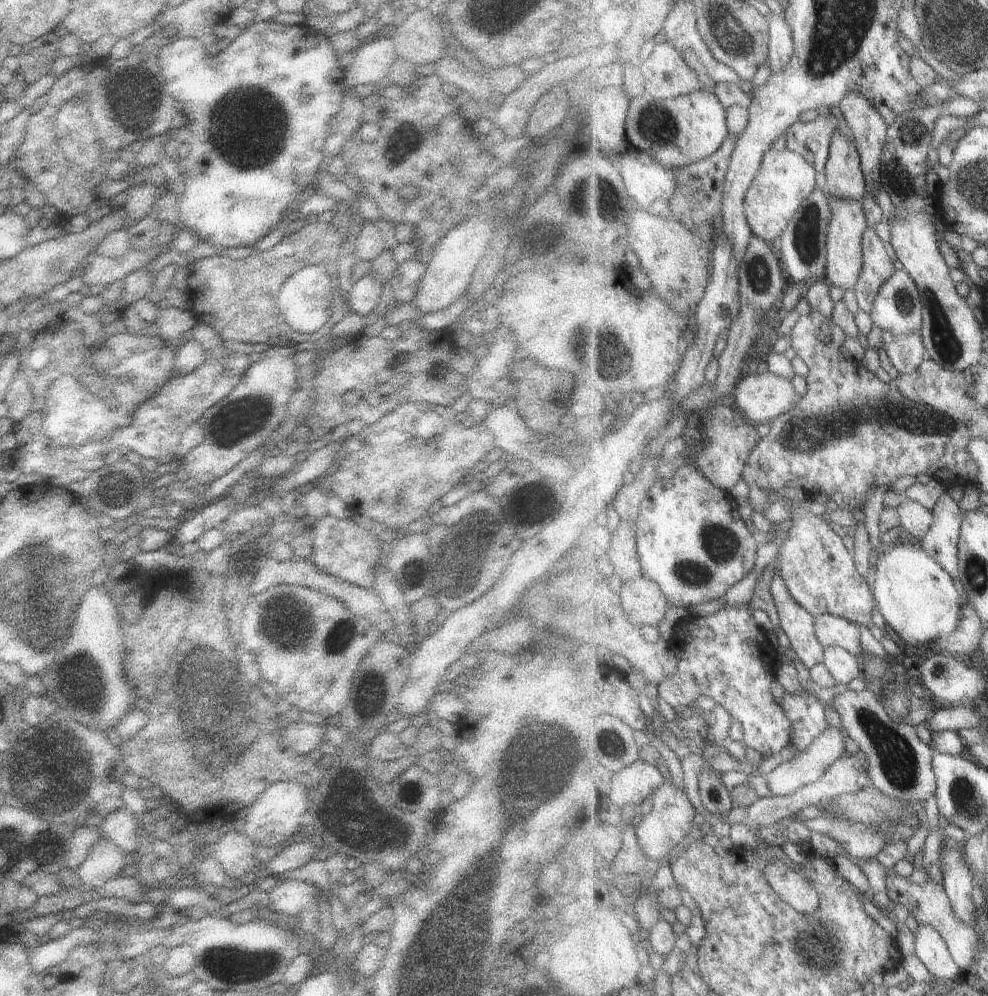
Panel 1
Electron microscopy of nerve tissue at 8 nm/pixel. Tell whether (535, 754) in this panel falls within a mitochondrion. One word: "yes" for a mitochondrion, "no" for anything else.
yes

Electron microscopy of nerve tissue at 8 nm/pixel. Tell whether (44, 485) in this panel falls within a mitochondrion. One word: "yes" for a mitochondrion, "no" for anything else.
no

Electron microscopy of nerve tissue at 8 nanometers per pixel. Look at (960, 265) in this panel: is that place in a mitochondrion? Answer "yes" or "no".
no

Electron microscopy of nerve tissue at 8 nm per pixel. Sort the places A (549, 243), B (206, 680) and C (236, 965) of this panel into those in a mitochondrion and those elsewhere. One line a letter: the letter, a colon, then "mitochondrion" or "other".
A: other
B: mitochondrion
C: mitochondrion

